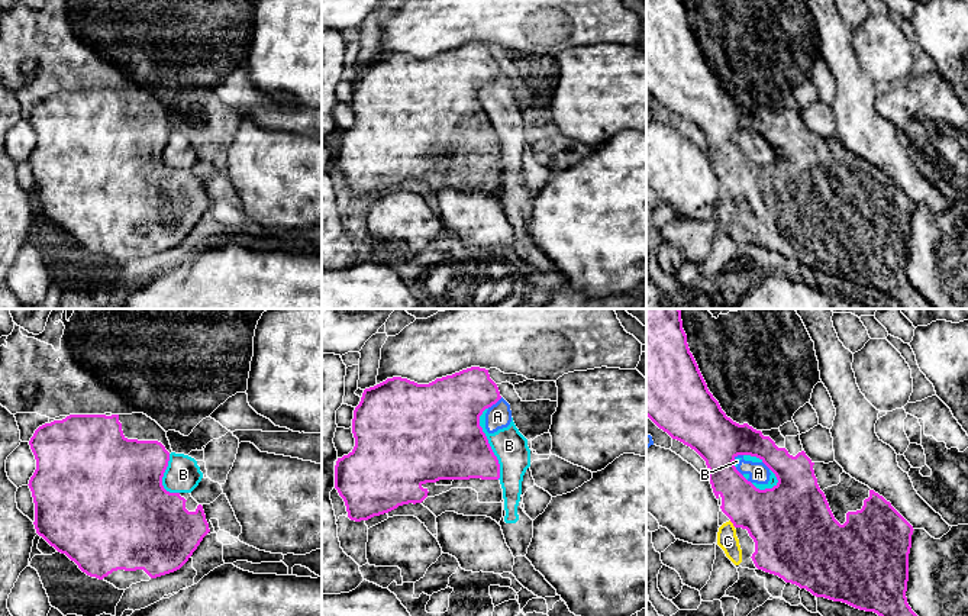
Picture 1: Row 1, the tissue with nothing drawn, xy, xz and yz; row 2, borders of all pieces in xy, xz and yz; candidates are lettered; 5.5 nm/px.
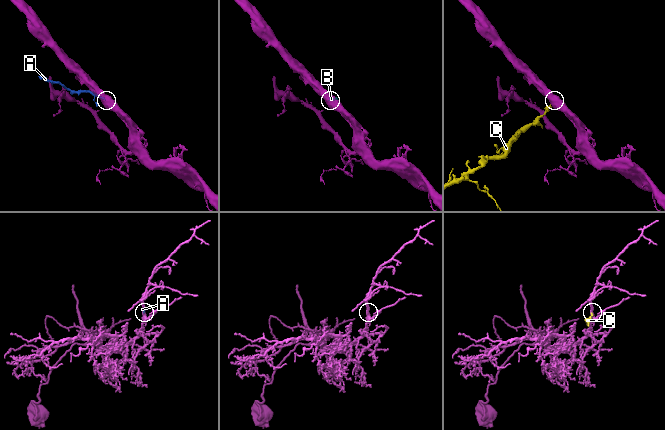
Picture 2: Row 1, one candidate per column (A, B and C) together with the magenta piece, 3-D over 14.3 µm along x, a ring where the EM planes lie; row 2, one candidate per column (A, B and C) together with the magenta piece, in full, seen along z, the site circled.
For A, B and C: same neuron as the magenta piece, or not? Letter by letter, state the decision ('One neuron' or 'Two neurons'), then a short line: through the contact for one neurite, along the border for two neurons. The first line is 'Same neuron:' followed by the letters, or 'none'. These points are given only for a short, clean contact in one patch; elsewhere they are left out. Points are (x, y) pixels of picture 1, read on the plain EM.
Same neuron: C
A: Two neurons
B: Two neurons
C: One neuron. Line: yz (777, 194), (732, 197), (728, 203), (728, 216)

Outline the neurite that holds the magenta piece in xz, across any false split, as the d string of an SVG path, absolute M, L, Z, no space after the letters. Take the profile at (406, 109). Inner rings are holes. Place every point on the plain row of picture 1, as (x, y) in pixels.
M480 42L436 54L429 59L393 52L365 64L354 86L355 122L348 130L338 133L335 141L335 164L345 177L348 193L361 197L403 180L422 178L429 168L422 162L426 158L470 154L498 155L500 139L480 101L480 91L500 74L498 62L490 54L488 45Z

